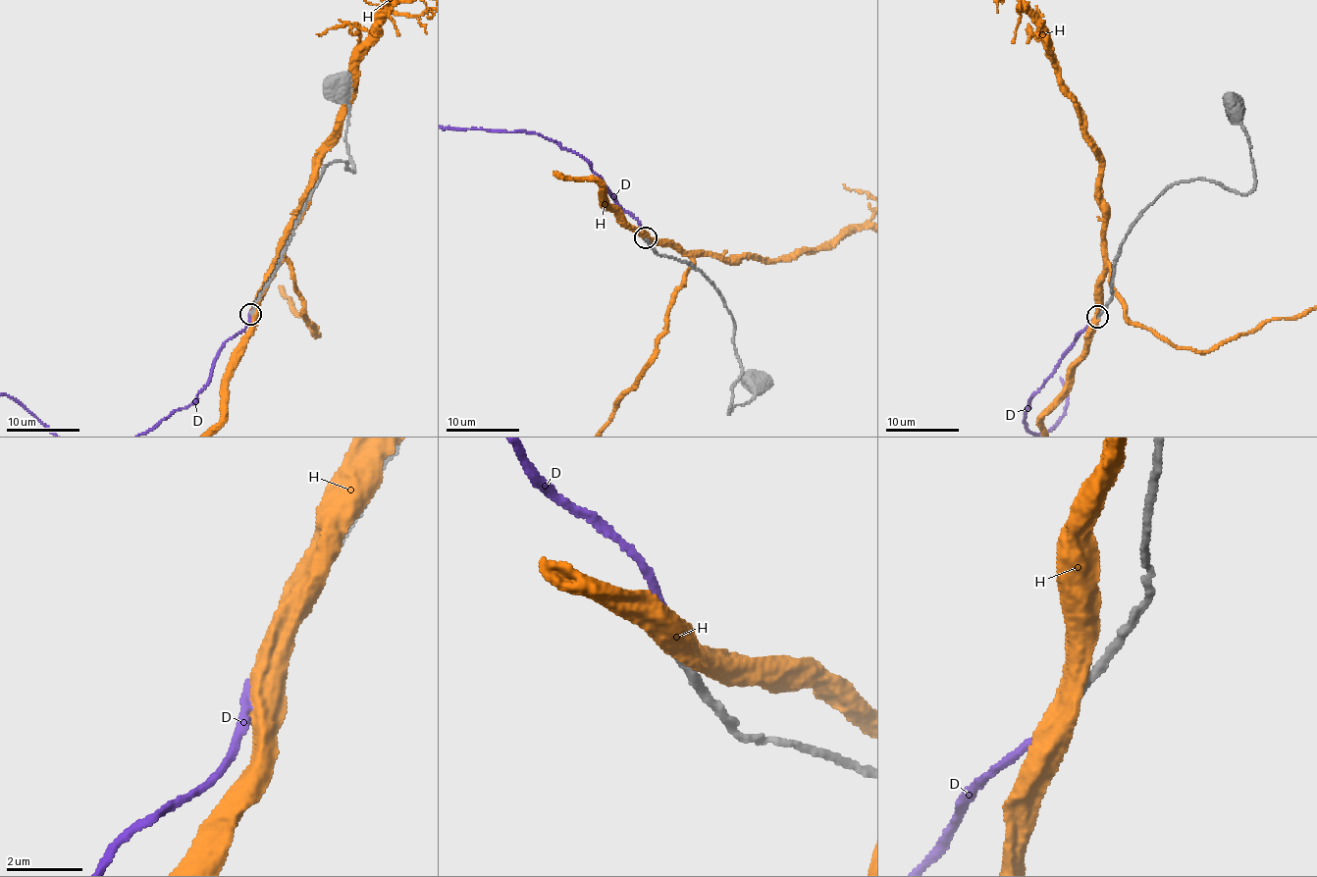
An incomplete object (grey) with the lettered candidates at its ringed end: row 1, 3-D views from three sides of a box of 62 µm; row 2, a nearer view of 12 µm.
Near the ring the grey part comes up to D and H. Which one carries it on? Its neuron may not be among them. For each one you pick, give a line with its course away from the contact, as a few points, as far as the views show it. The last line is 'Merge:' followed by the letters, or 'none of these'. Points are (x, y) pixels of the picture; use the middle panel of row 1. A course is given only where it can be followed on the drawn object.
Merge: none of these

